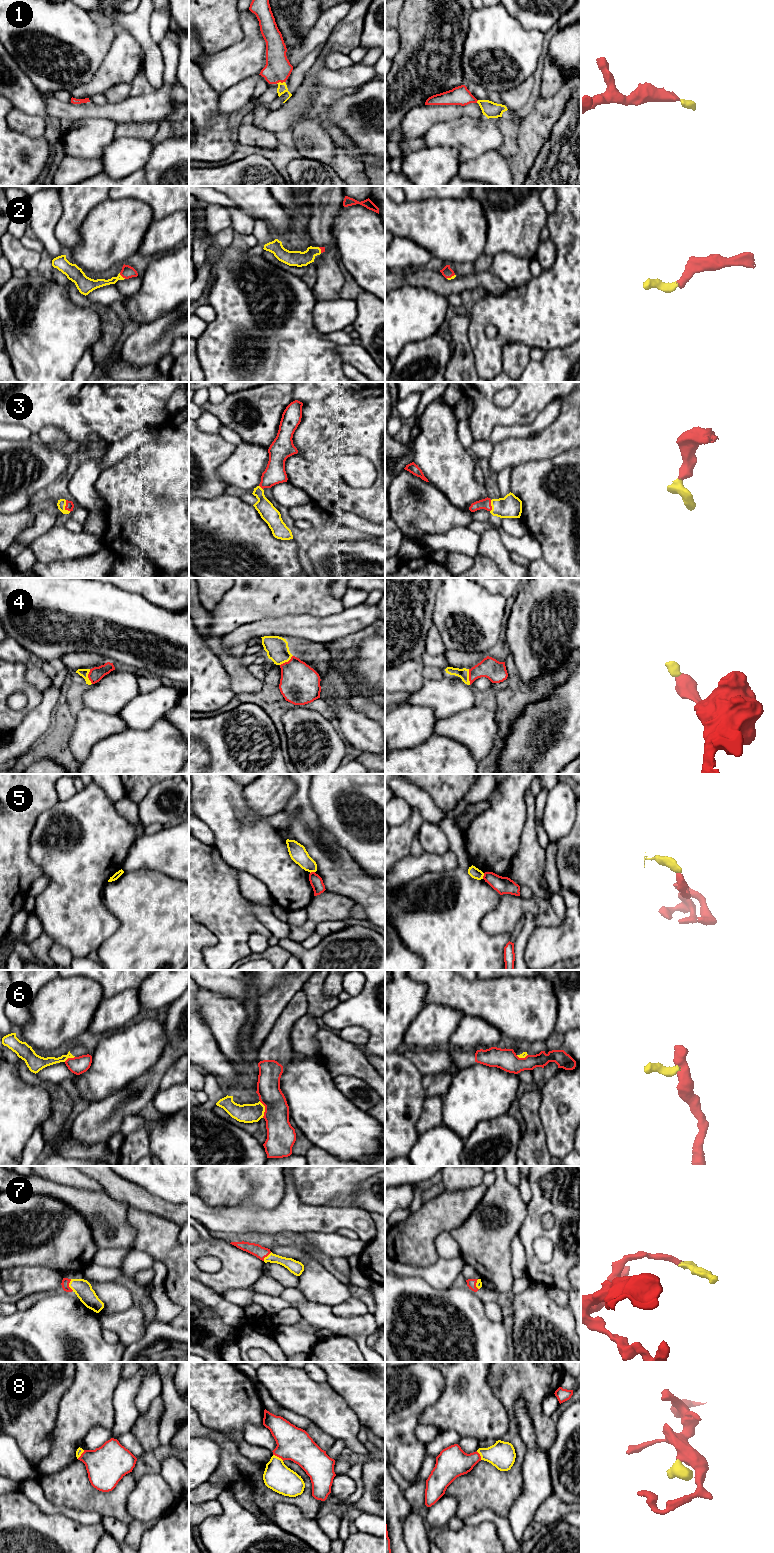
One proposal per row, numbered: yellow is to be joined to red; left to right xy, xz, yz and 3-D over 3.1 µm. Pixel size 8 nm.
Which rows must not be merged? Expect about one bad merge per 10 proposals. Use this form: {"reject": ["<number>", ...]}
{"reject": ["5", "6"]}

